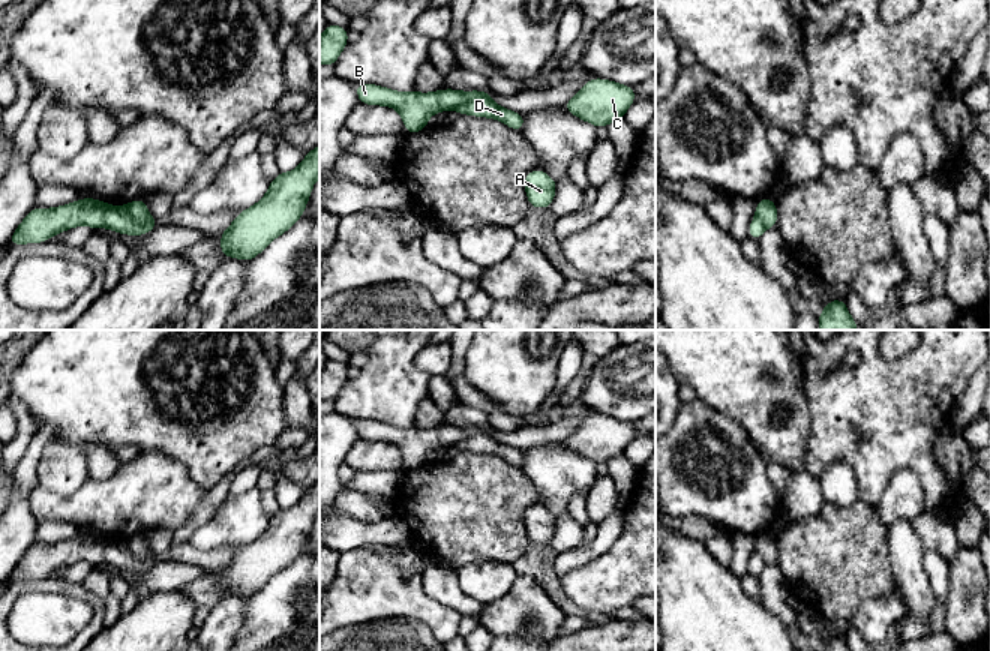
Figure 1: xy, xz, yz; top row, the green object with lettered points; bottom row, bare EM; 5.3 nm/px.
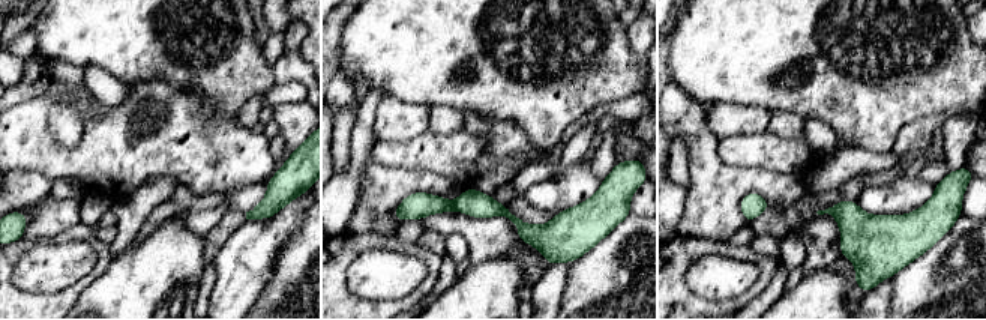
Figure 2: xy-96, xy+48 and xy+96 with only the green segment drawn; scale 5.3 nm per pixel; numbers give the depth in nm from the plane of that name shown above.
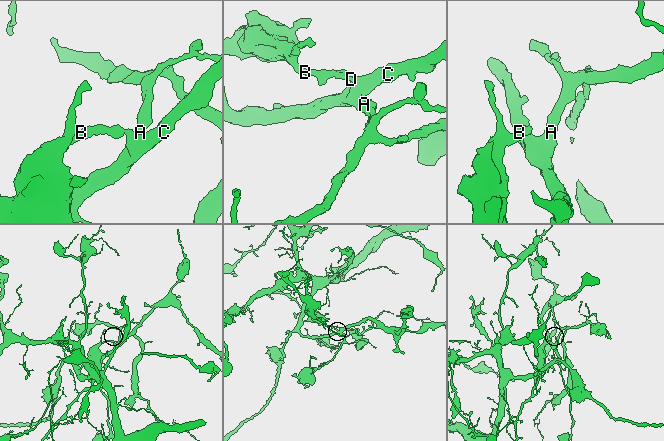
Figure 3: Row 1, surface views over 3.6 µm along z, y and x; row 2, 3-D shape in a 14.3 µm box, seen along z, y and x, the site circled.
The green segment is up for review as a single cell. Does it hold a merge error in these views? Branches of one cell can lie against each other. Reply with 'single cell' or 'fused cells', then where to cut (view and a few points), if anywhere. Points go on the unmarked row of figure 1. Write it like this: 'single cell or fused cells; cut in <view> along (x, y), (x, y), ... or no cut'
fused cells; cut in xy along (117, 543), (138, 557), (155, 557)

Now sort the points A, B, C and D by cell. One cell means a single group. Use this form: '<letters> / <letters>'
A C D / B

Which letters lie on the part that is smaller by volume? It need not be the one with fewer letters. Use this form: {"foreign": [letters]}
{"foreign": ["B"]}

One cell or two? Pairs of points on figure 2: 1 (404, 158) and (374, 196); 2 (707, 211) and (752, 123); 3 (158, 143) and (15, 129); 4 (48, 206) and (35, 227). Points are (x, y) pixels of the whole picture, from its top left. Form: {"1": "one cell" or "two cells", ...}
{"1": "two cells", "2": "two cells", "3": "one cell", "4": "one cell"}

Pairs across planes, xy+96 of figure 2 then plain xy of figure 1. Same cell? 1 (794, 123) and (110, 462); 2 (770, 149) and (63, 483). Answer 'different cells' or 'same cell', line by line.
1: same cell
2: different cells

